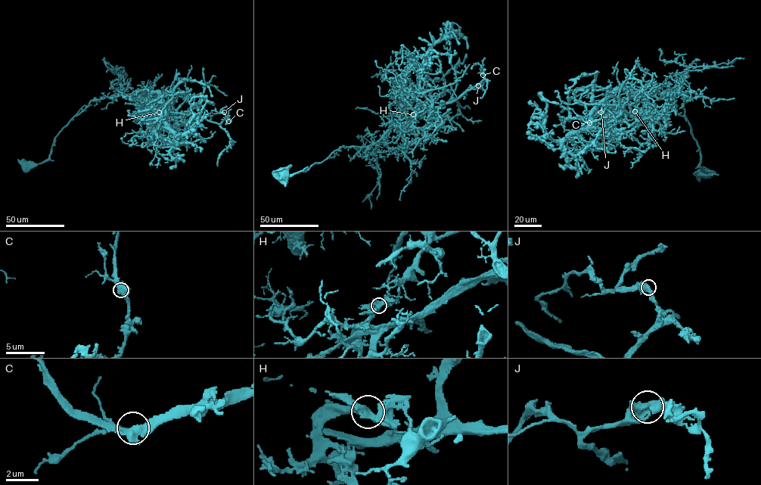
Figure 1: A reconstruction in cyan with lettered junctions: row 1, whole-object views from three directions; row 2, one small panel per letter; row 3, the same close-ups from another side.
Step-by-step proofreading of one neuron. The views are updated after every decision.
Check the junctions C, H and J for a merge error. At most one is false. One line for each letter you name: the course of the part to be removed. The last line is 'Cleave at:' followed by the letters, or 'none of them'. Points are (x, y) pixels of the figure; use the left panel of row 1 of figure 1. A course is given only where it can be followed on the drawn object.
H: Course of the part to remove: (159, 112), (156, 113), (193, 112), (217, 123), (225, 132), (230, 141), (218, 156), (217, 166)
Cleave at: H

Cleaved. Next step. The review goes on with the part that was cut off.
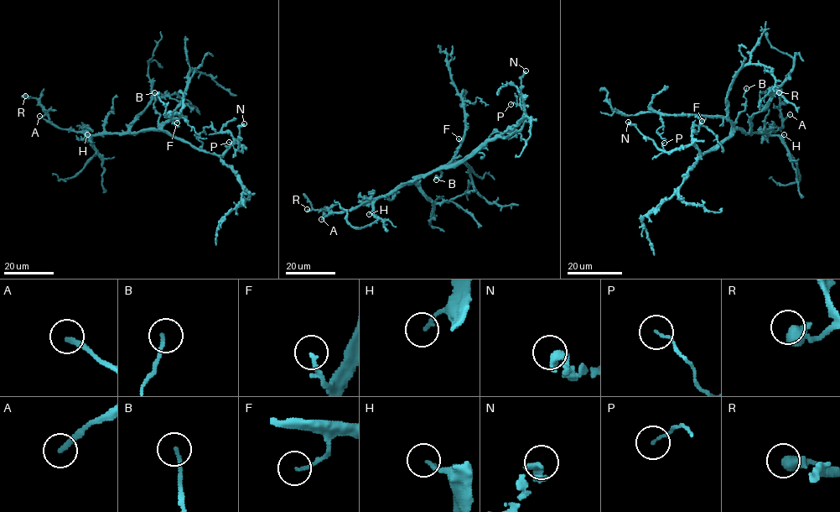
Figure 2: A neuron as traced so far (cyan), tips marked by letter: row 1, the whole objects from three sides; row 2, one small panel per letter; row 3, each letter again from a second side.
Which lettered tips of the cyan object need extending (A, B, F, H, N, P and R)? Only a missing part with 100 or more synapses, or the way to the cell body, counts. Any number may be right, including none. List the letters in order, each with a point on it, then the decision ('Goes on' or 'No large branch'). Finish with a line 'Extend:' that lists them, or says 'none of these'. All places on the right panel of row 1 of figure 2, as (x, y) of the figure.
A: Place: (790, 114). Goes on
B: Place: (746, 88). No large branch
F: Place: (702, 121). No large branch
H: Place: (784, 134). No large branch
N: Place: (628, 122). No large branch
P: Place: (664, 143). No large branch
R: Place: (779, 92). No large branch
Extend: A

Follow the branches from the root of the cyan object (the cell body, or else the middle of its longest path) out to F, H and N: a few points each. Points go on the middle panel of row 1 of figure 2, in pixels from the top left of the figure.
F: (452, 164), (444, 165), (454, 155), (460, 143), (458, 138)
H: (452, 164), (421, 175), (381, 195), (374, 202), (374, 209), (369, 214)
N: (452, 164), (471, 156), (488, 141), (507, 137), (521, 128), (524, 112), (520, 101), (521, 78), (526, 70)

